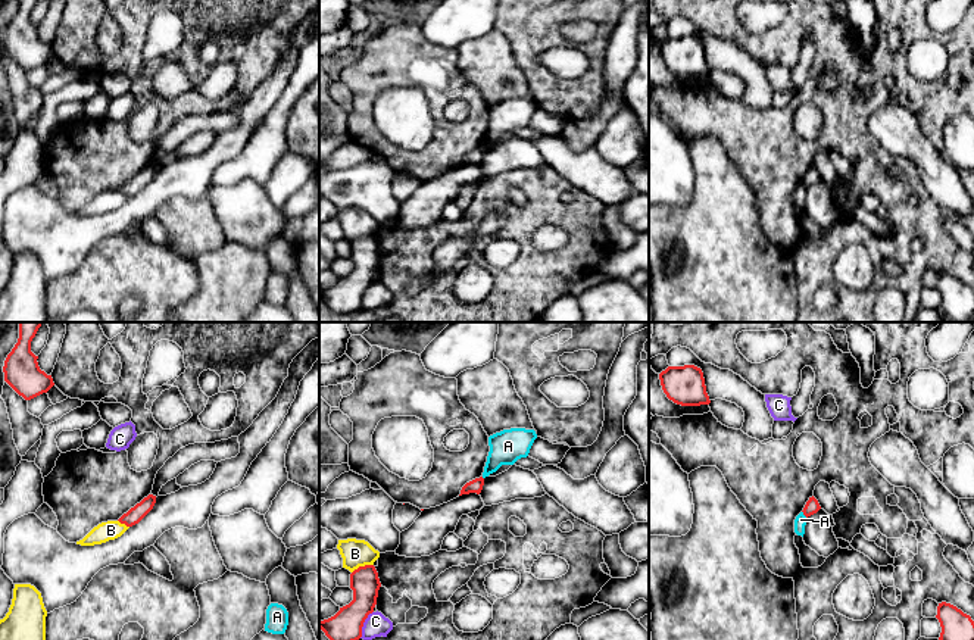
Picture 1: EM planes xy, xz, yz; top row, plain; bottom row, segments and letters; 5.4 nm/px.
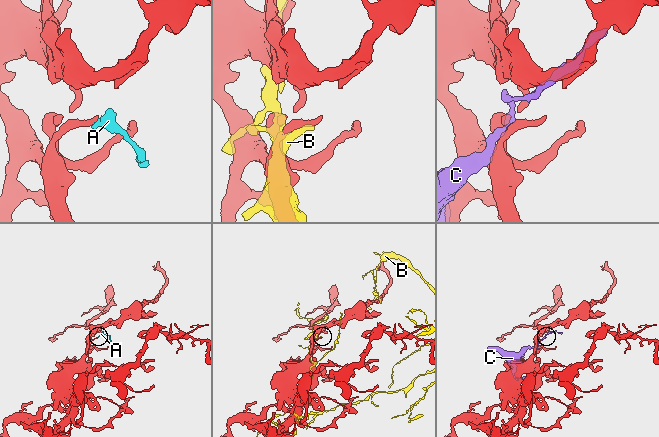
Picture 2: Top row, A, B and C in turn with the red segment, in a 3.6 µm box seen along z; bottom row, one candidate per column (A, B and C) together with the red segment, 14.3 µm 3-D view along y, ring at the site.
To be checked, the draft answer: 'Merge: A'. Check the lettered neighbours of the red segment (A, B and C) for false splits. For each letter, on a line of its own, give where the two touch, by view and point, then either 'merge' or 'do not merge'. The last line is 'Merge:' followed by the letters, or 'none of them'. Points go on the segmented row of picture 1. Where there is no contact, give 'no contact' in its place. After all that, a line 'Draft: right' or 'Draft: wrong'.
A: yz (804, 514) | do not merge
B: xz (362, 567) | do not merge
C: xz (362, 624) | do not merge
Merge: none of them
Draft: wrong

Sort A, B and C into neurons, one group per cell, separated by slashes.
A B / C

